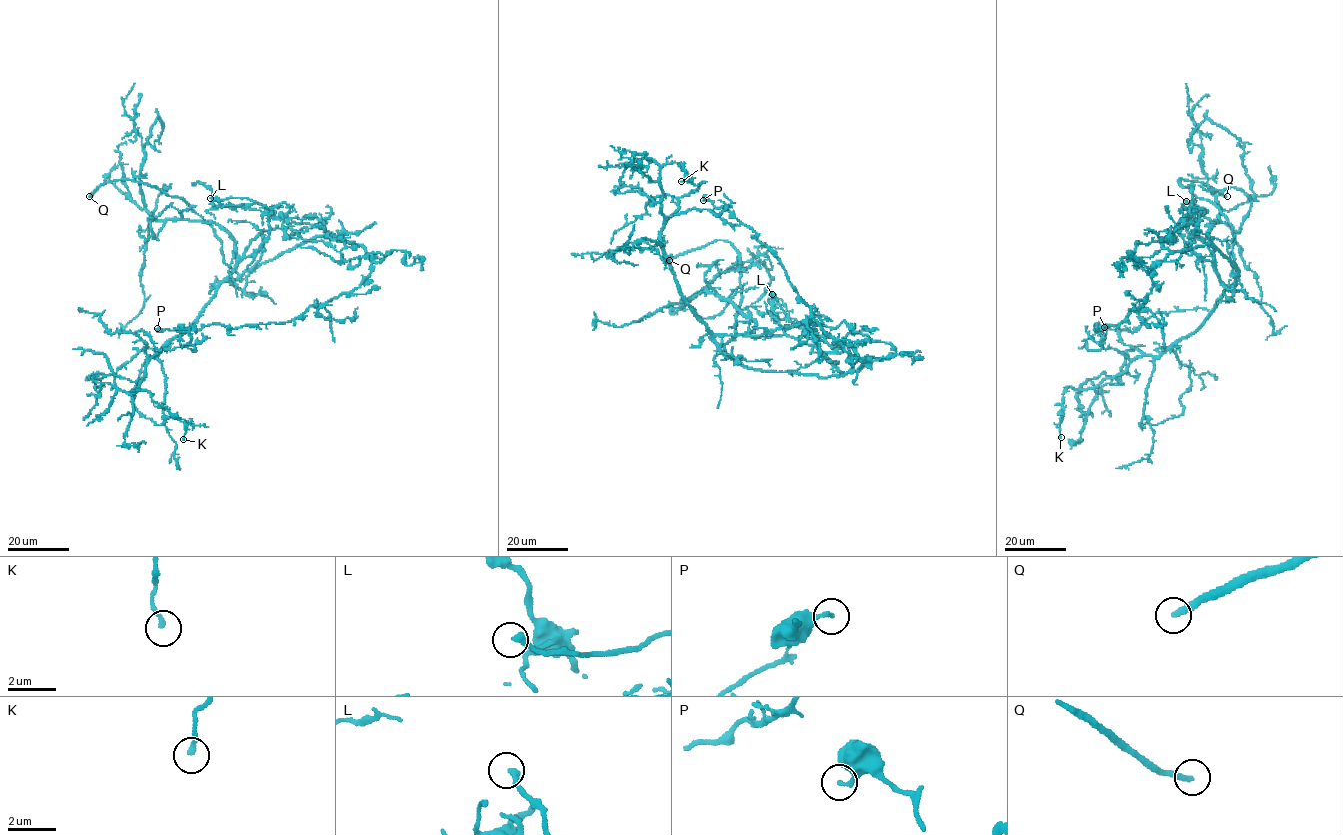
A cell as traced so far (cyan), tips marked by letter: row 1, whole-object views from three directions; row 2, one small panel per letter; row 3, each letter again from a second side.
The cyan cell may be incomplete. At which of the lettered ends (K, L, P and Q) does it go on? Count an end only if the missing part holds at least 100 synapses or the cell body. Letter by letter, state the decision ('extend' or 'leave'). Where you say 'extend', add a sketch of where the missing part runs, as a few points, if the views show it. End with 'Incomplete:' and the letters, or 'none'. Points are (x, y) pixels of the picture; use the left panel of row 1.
K: leave
L: leave
P: leave
Q: extend
Incomplete: Q

